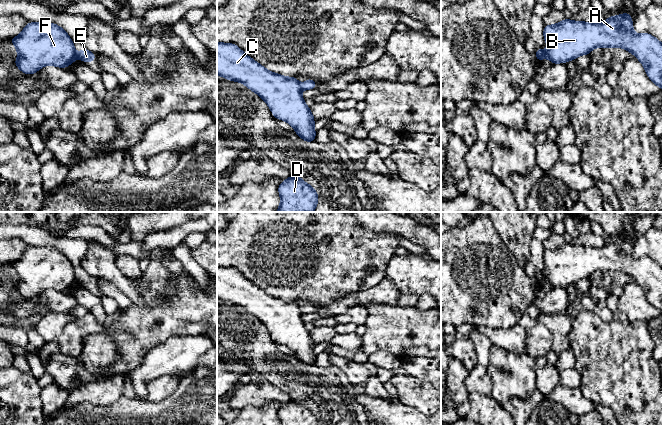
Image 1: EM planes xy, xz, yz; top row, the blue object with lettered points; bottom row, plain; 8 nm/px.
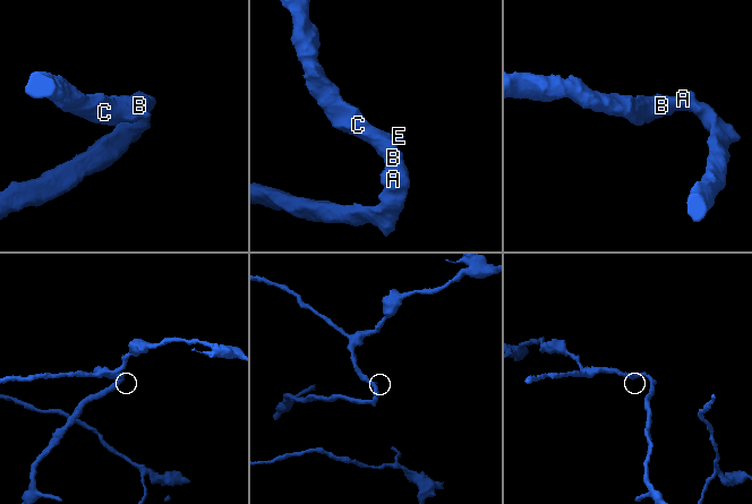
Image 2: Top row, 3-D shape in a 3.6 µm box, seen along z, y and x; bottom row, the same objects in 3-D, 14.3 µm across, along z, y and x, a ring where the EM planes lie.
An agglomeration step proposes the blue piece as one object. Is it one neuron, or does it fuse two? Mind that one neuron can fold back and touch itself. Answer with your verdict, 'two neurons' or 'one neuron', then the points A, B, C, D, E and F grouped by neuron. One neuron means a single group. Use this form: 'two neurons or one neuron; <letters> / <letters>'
two neurons; A B C D F / E

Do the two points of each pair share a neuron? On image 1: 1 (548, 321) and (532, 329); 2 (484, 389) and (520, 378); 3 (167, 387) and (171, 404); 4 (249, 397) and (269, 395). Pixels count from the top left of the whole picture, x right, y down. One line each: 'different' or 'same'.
1: different
2: different
3: different
4: same

